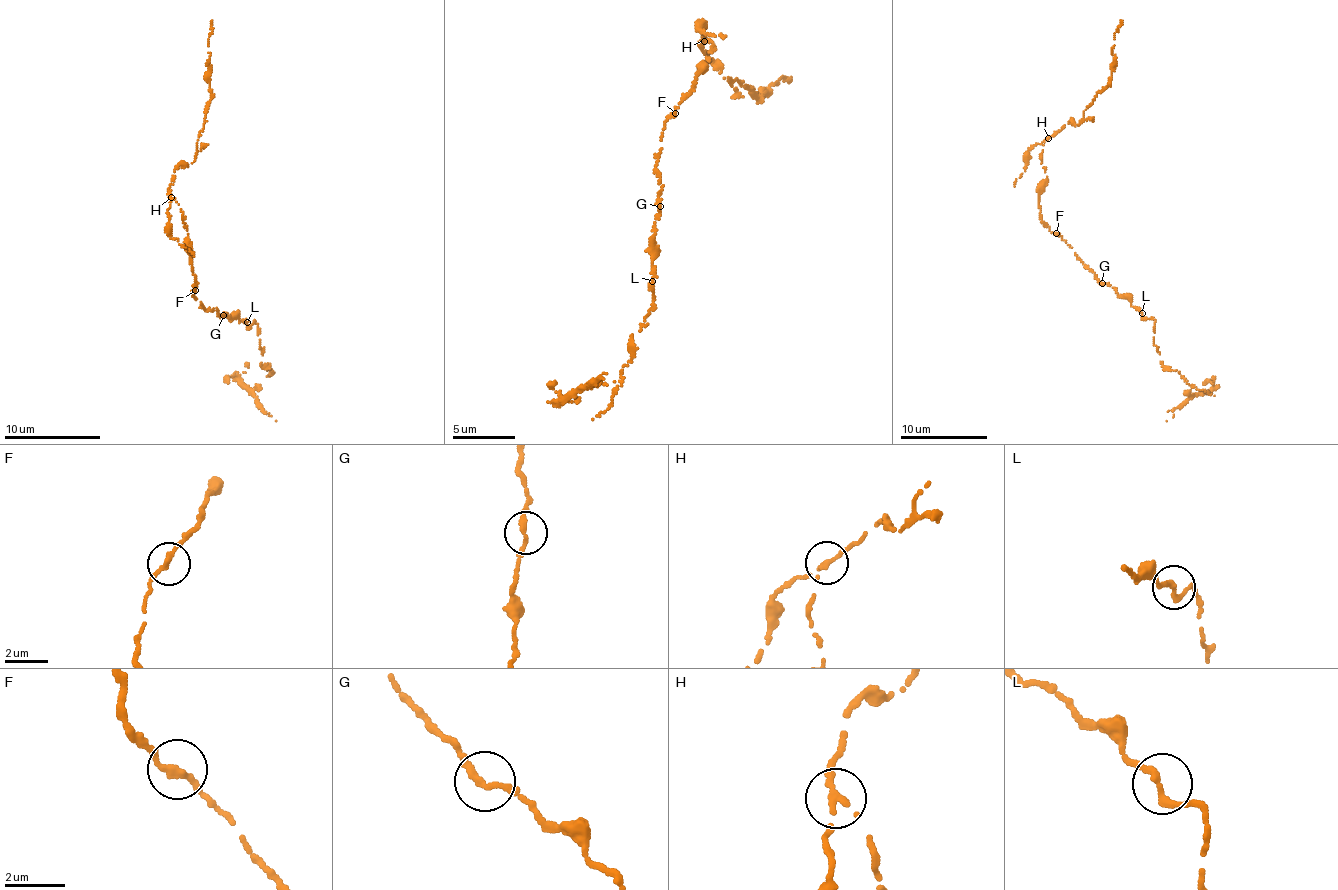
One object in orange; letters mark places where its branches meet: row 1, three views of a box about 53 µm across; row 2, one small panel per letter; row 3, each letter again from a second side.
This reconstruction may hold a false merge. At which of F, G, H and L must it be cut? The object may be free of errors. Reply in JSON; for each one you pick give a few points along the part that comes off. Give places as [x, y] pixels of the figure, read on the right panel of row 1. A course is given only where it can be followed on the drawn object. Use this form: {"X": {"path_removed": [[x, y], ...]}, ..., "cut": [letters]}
{"H": {"path_removed": [[1049, 138], [1068, 124], [1079, 125], [1083, 111], [1108, 84], [1114, 63], [1114, 33], [1122, 20]]}, "cut": ["H"]}

